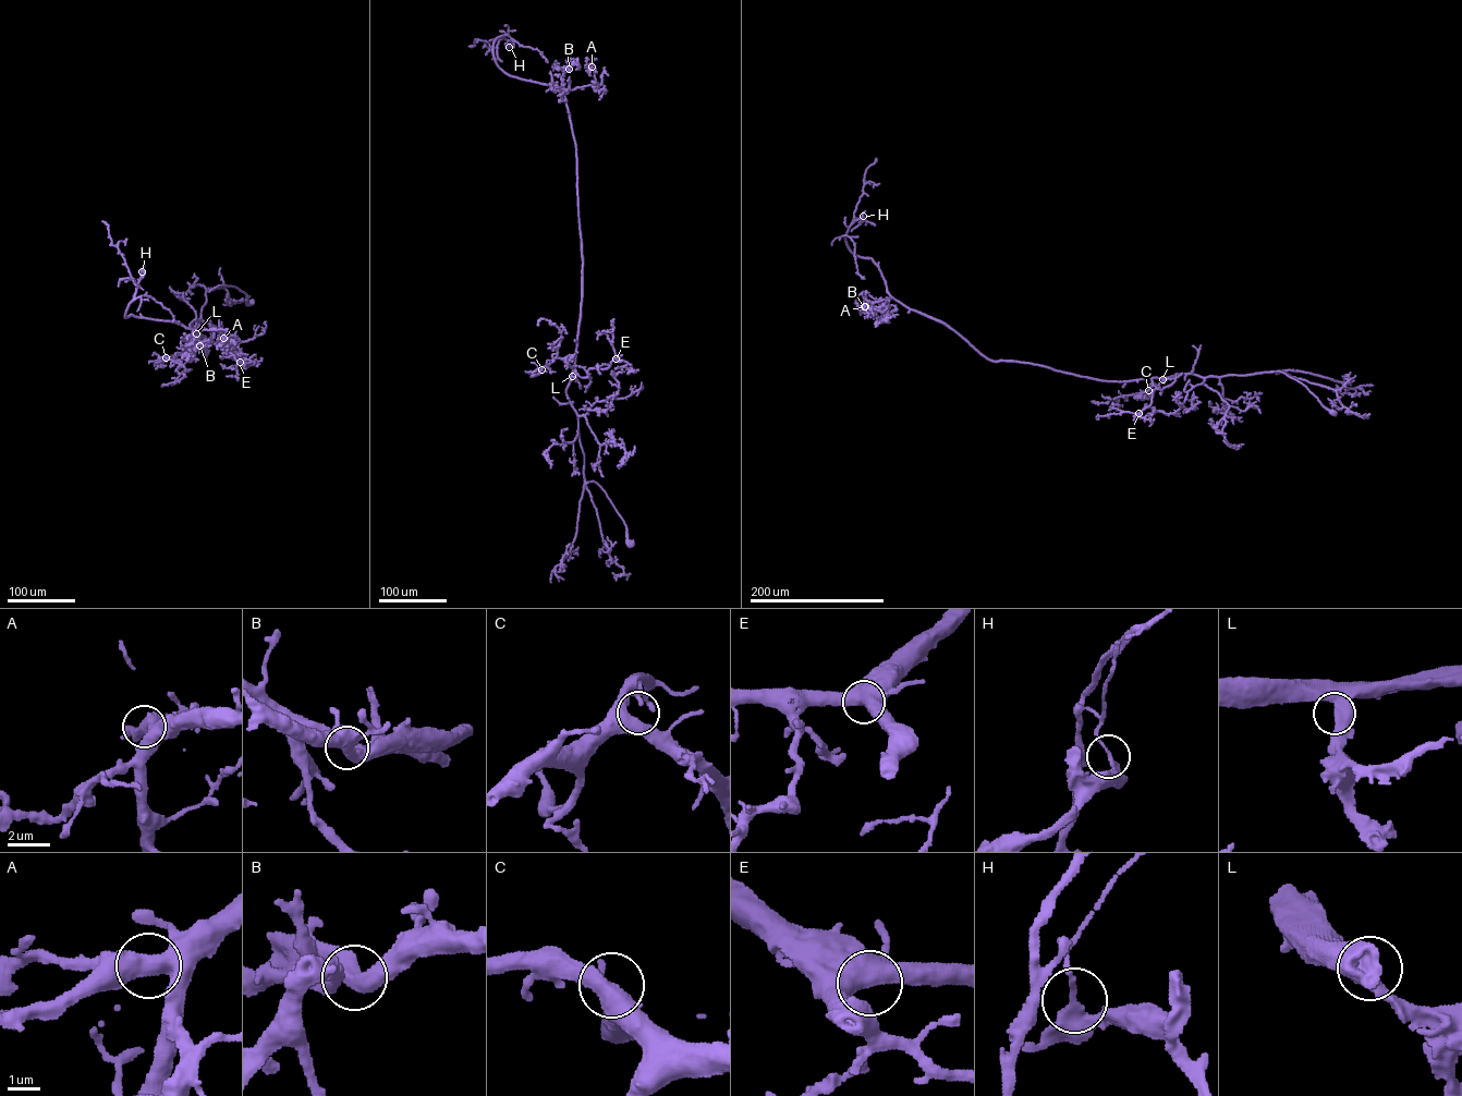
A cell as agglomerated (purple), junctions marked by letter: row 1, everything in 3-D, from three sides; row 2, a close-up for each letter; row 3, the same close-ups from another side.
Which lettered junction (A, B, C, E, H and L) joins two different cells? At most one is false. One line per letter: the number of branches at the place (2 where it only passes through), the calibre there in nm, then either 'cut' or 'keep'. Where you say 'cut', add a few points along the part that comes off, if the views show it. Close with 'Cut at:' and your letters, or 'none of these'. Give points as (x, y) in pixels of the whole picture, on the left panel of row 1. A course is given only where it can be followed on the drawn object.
A: 2 branches meet; 550 nm thick; keep
B: 2 branches meet; 480 nm thick; keep
C: 2 branches meet; 600 nm thick; keep
E: 3 branches meet; 500 nm thick; keep
H: 2 branches meet; 280 nm thick; cut; foreign part runs (142, 271), (137, 283), (143, 290)
L: 2 branches meet; 550 nm thick; keep
Cut at: H

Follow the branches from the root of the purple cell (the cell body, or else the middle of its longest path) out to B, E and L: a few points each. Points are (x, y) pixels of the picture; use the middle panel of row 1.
B: (630, 542), (606, 494), (585, 483), (579, 417), (567, 393), (582, 266), (576, 145), (562, 90), (569, 69)
E: (630, 542), (606, 494), (594, 482), (585, 483), (579, 417), (567, 393), (574, 366), (605, 369), (616, 358)
L: (630, 542), (626, 525), (606, 494), (594, 482), (585, 483), (579, 417), (567, 393), (572, 376)

